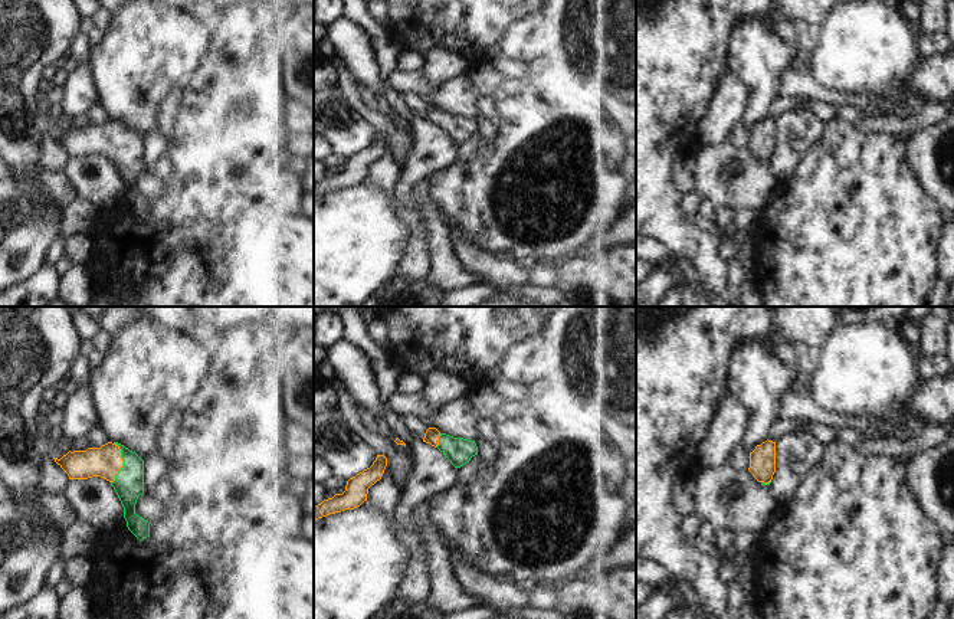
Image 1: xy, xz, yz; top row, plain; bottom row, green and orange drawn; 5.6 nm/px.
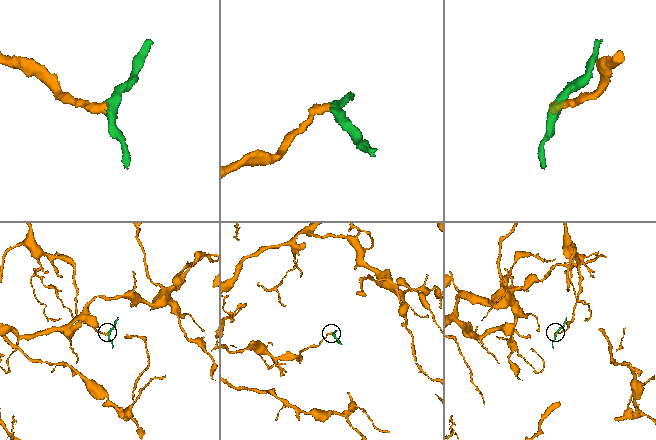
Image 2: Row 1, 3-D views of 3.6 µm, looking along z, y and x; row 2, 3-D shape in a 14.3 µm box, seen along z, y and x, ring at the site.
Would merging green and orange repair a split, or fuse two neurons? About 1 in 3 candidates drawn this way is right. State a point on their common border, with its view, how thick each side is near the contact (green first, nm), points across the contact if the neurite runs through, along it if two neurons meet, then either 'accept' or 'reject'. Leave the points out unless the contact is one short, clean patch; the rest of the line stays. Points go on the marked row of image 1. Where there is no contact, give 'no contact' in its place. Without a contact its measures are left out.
xy (124, 462) | 170/170 nm | across xy (128, 484), (124, 462), (105, 461) | accept

